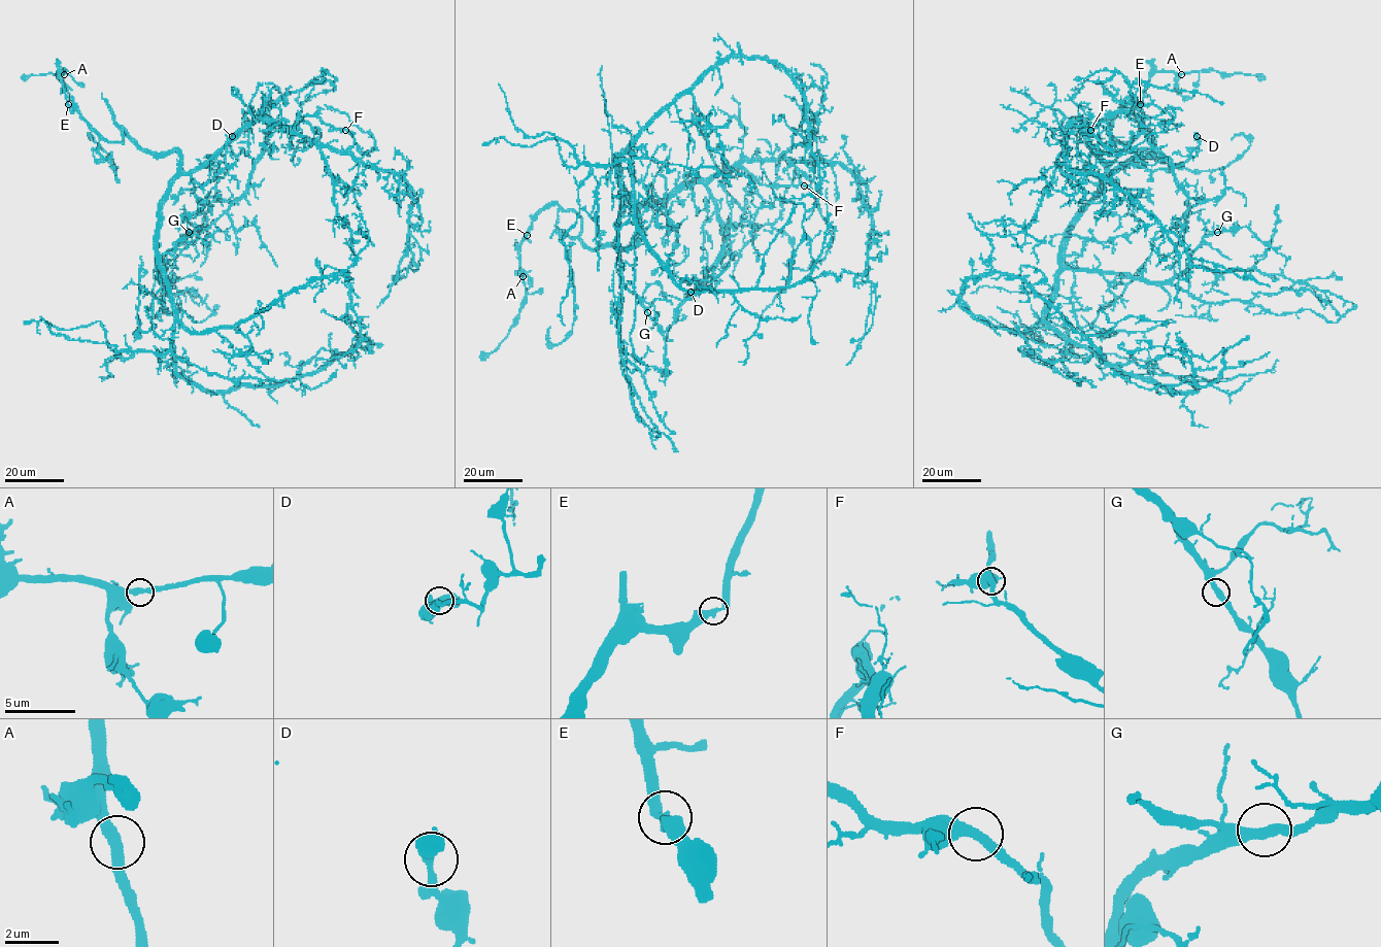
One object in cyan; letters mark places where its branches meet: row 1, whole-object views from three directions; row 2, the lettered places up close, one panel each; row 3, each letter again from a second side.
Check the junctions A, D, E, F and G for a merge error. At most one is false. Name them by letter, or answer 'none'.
none

